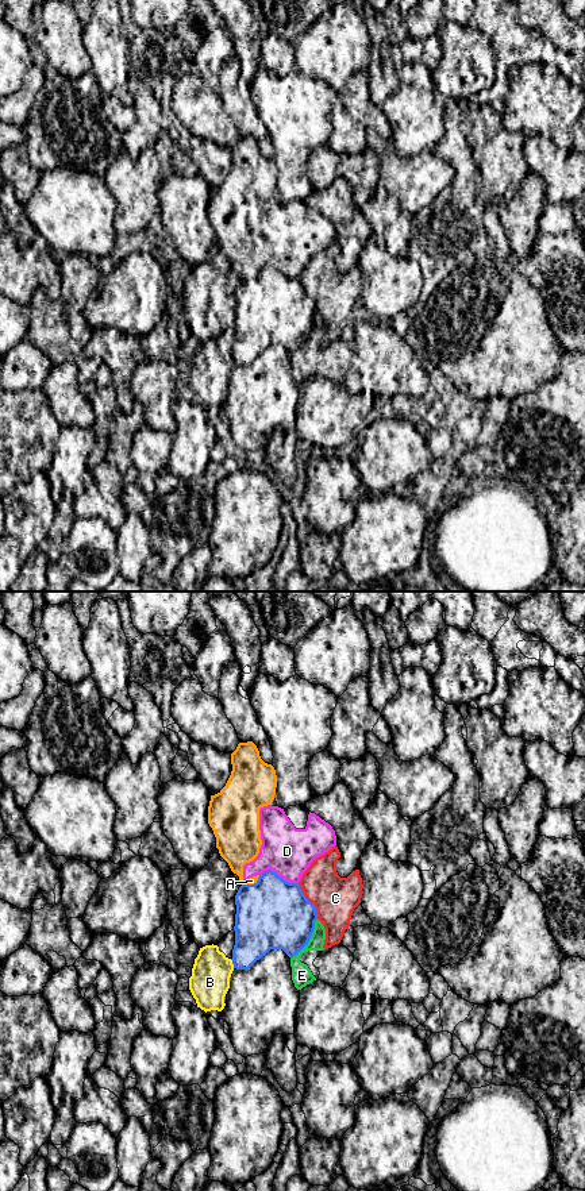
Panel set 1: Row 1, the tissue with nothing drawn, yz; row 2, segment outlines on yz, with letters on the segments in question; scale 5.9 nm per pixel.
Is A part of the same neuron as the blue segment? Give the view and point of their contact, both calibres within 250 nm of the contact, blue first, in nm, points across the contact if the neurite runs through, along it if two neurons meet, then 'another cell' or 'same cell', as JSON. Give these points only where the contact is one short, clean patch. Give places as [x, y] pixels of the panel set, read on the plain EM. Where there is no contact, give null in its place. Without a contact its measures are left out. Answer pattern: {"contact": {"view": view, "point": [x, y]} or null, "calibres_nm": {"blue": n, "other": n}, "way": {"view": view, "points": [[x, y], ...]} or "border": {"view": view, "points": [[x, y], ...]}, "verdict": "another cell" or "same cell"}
{"contact": {"view": "yz", "point": [254, 278]}, "calibres_nm": {"blue": 420, "other": 50}, "verdict": "another cell"}

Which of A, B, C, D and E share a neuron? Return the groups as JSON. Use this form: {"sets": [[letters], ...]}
{"sets": [["A", "D"], ["B"], ["C"], ["E"]]}

